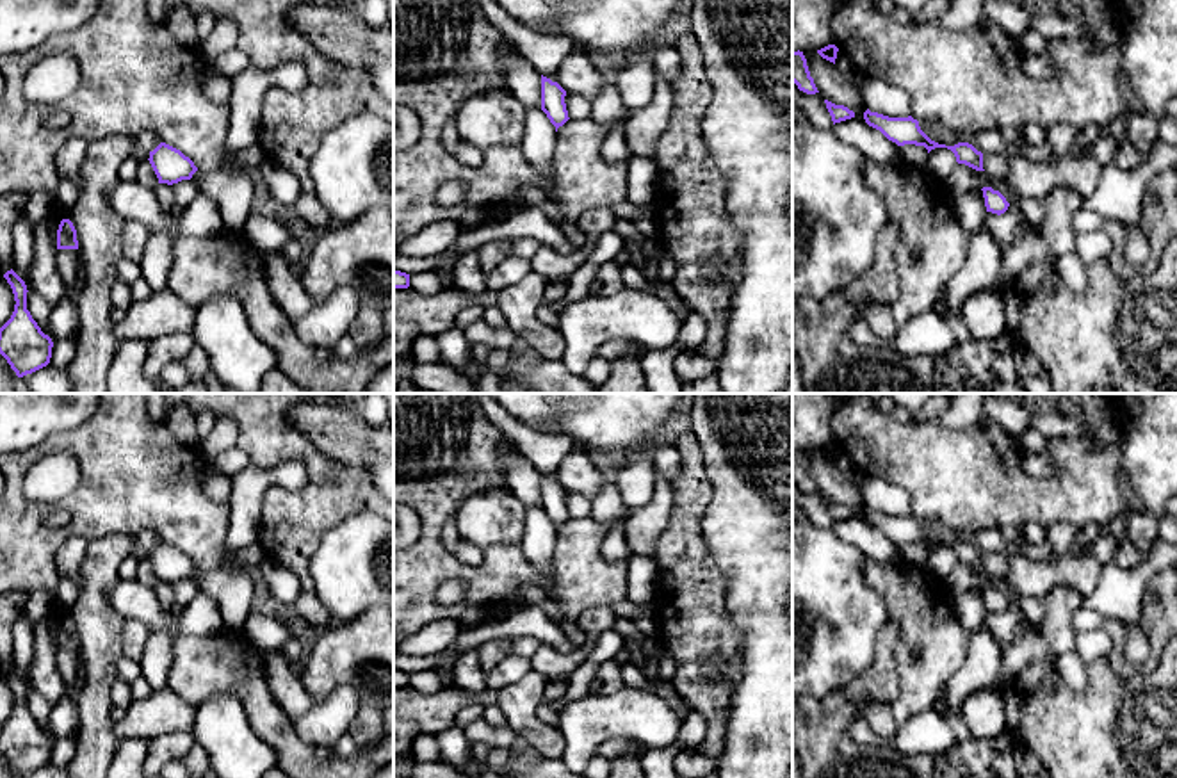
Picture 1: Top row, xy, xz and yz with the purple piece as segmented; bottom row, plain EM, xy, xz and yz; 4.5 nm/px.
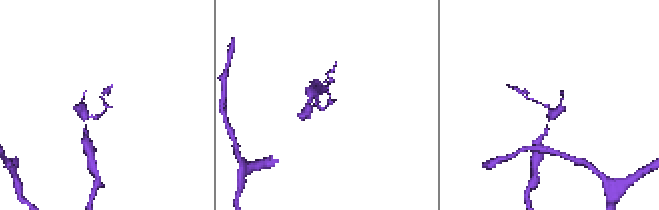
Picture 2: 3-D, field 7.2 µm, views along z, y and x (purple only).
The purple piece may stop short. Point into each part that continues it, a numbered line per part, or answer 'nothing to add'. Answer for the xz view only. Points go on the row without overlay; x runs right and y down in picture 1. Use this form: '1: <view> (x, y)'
nothing to add

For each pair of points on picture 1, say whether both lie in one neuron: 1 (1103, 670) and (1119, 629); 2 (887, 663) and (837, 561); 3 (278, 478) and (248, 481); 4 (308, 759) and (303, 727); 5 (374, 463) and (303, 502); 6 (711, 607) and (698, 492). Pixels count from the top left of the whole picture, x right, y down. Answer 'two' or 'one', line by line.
1: two
2: two
3: one
4: two
5: two
6: one

